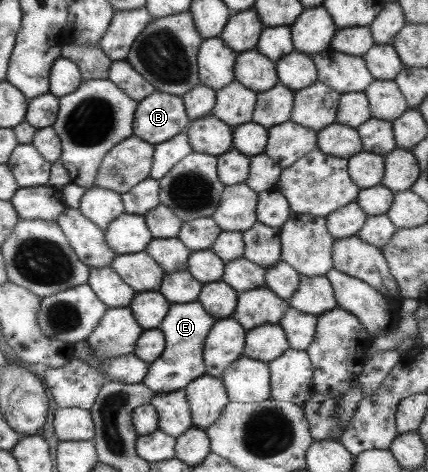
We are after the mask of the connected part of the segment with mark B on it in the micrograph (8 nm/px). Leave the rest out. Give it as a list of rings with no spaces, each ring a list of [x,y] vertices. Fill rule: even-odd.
[[[154,90],[137,102],[133,135],[154,146],[185,131],[189,122],[181,96]]]

